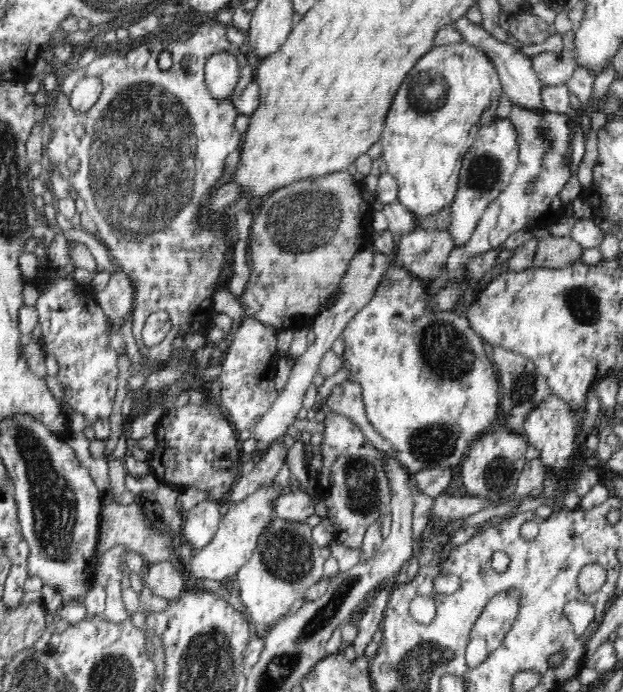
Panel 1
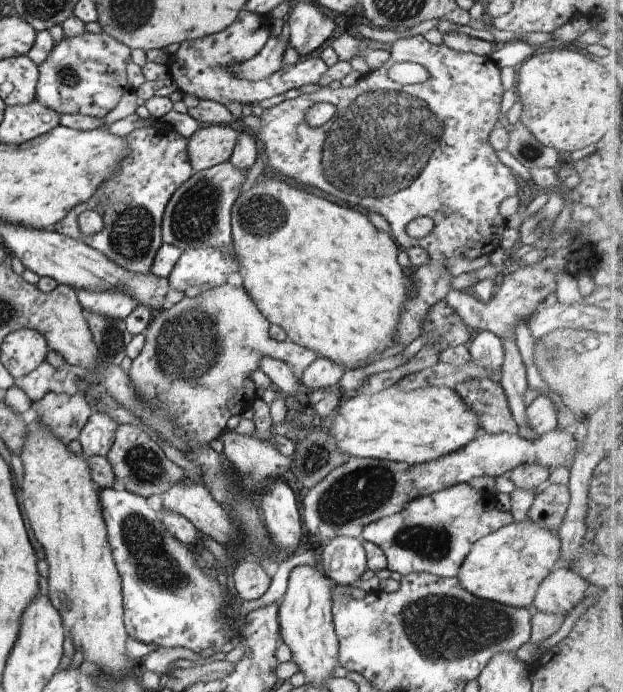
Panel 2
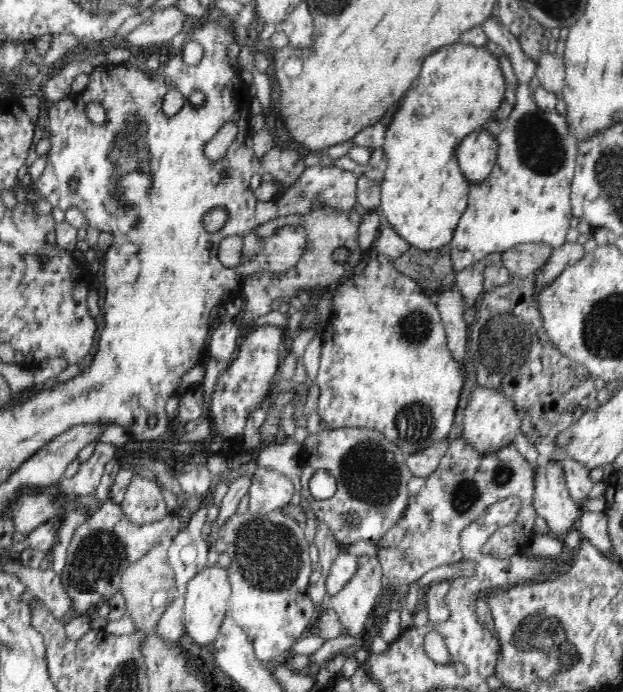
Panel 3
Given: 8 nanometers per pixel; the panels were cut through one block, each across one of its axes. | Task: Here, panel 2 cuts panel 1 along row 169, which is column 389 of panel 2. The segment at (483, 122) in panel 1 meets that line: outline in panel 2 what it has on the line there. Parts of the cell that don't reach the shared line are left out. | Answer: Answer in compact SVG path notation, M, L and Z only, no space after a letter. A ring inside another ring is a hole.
M389 385L388 388L383 388L380 392L362 392L352 393L343 396L343 401L339 403L339 407L333 412L332 416L325 420L324 425L327 430L334 436L338 448L341 452L346 452L348 456L356 458L370 458L376 460L390 460L394 462L404 462L408 465L424 464L427 462L432 462L433 460L438 460L451 452L456 452L459 448L464 448L471 440L476 438L476 435L480 433L480 422L478 421L478 416L476 412L472 412L466 402L462 400L461 396L455 391L455 389L448 388L448 386L428 386L424 388L419 388L414 391L406 392L406 390L400 390L394 385Z

